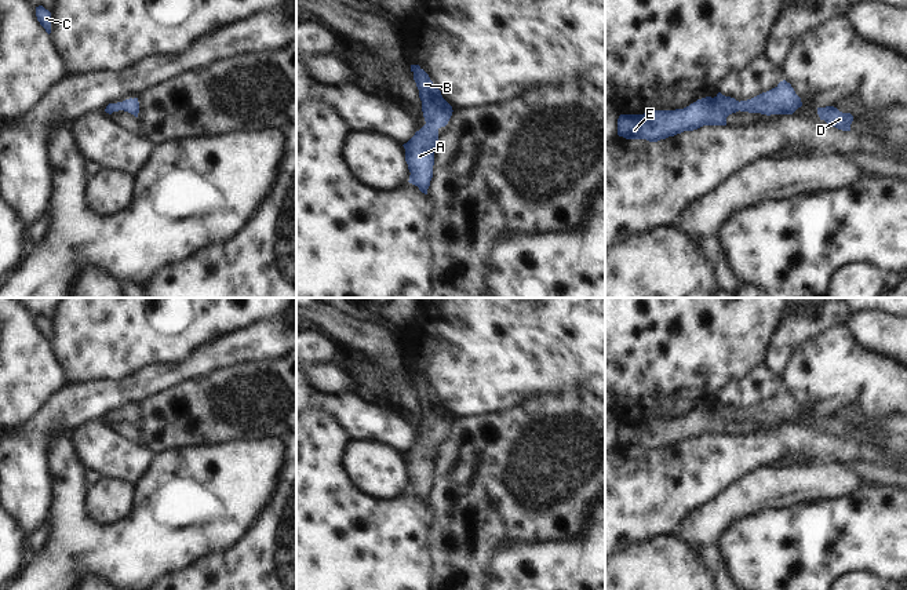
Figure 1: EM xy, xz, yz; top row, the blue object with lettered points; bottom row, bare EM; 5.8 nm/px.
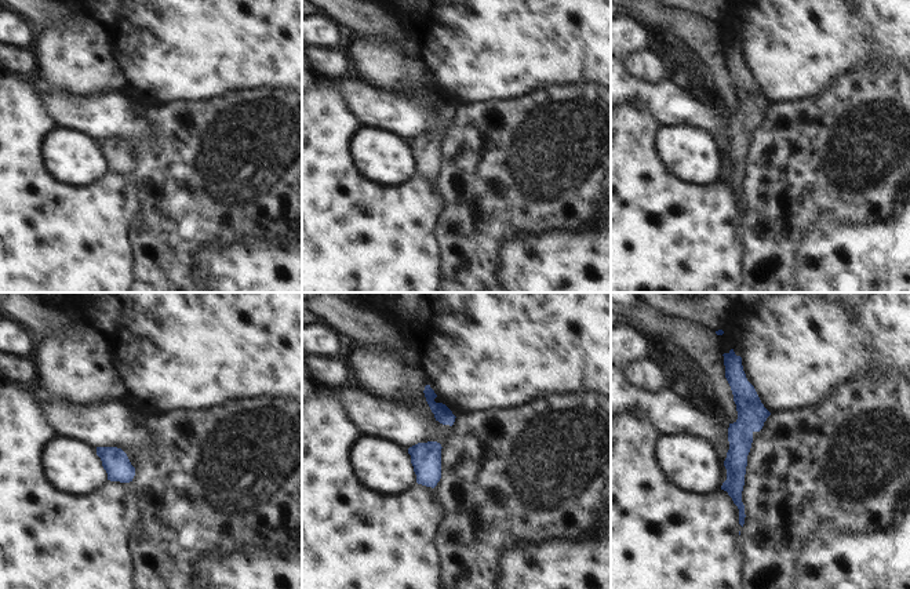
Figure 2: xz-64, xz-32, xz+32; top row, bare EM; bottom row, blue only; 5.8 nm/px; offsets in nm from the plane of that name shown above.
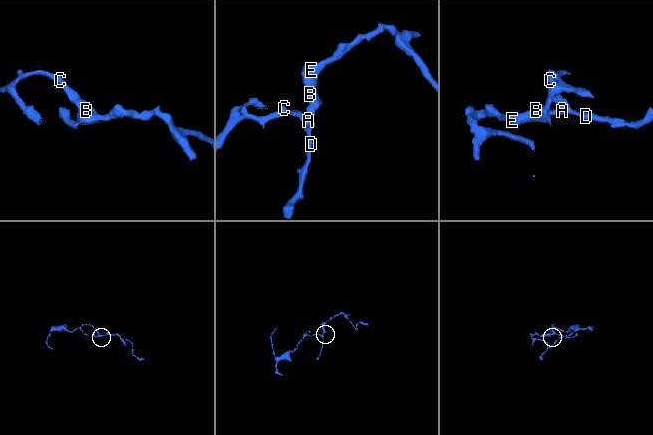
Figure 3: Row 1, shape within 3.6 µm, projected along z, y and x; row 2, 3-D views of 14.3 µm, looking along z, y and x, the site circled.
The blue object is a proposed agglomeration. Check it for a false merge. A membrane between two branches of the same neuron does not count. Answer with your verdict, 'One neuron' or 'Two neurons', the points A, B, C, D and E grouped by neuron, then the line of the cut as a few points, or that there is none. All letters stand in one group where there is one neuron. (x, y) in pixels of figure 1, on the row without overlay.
One neuron. Groups: A B C D E. No split

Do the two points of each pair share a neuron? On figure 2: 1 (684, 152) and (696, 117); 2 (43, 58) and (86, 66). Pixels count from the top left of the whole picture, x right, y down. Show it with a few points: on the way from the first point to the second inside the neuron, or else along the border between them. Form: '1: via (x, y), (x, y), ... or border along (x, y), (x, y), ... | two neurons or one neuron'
1: border along (663, 124), (692, 124), (712, 134) | two neurons
2: via (54, 58), (75, 60) | one neuron

